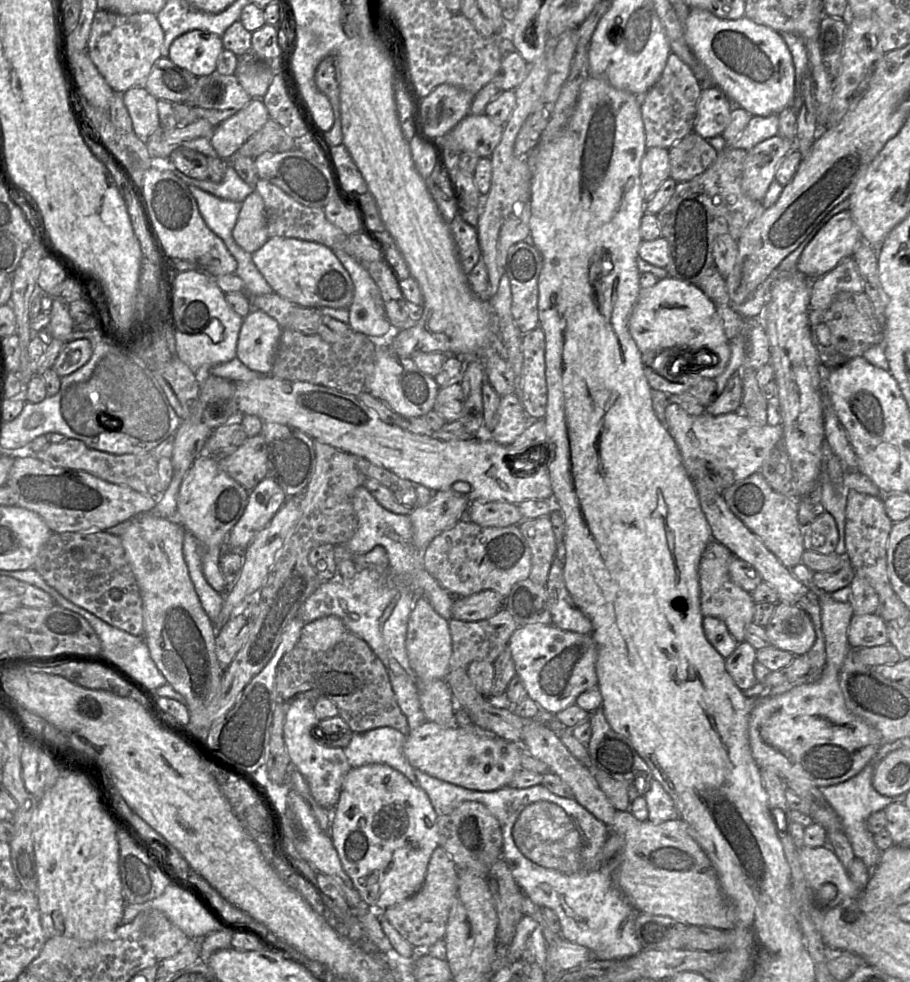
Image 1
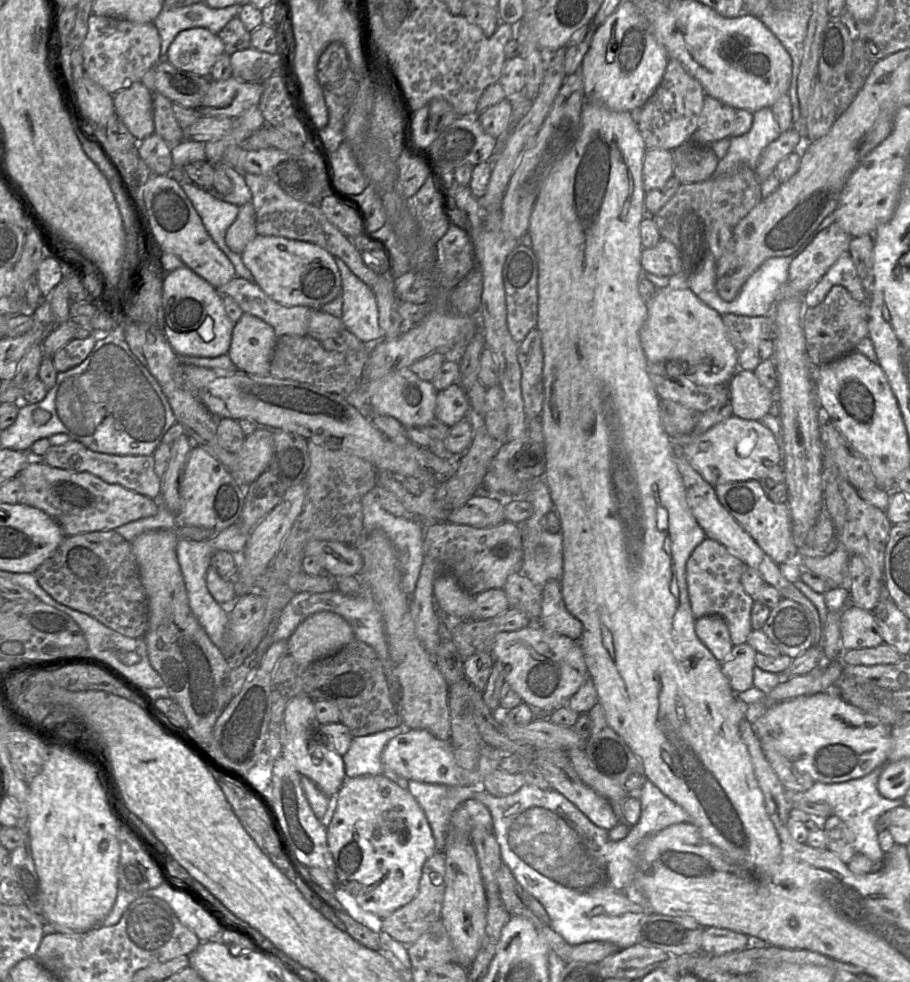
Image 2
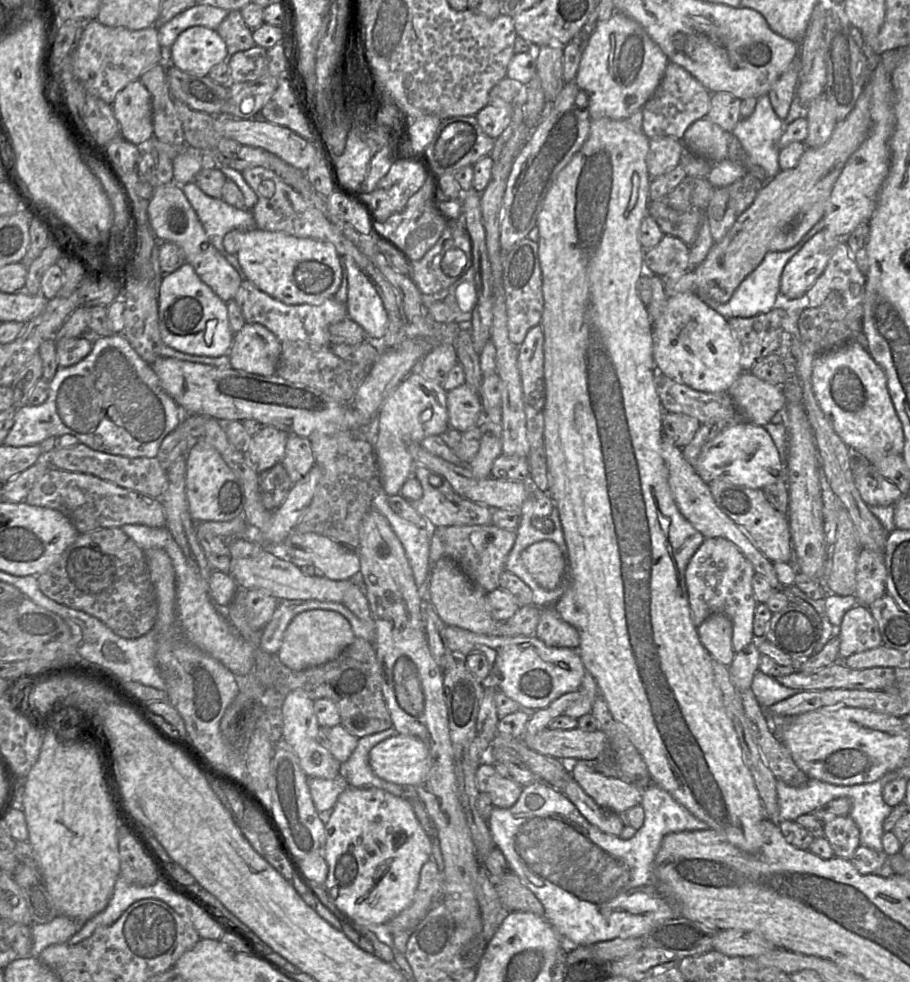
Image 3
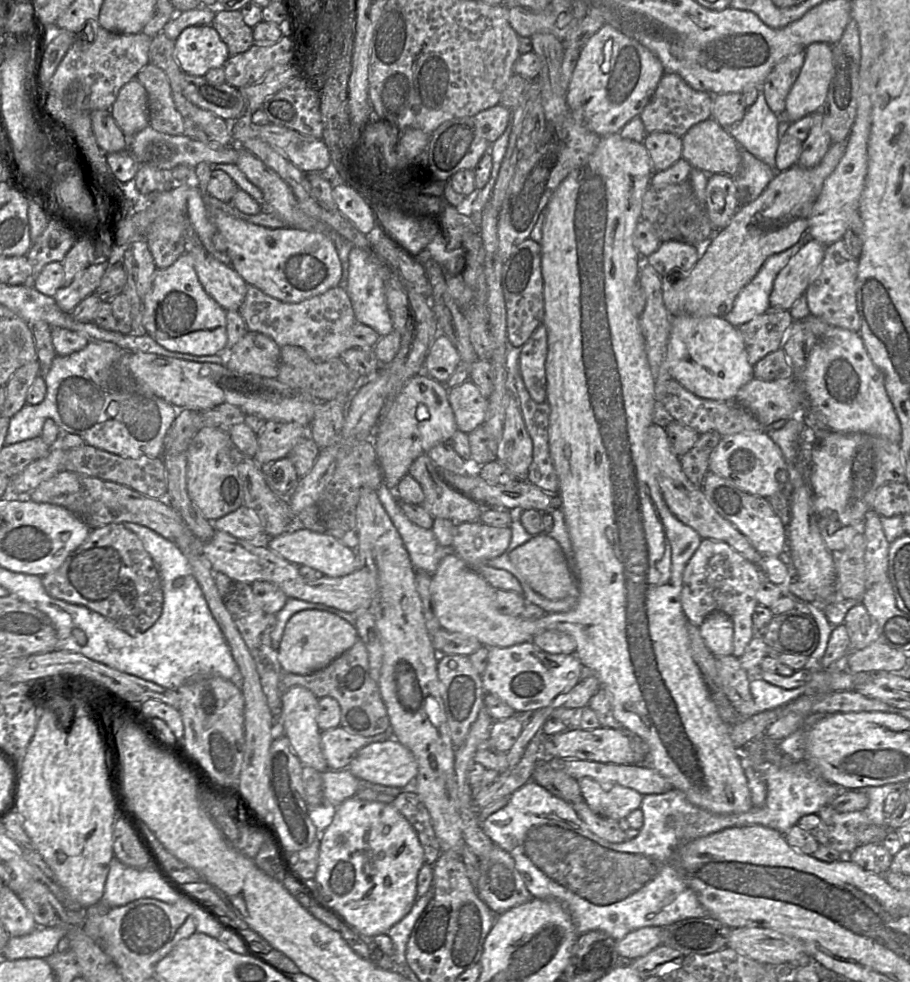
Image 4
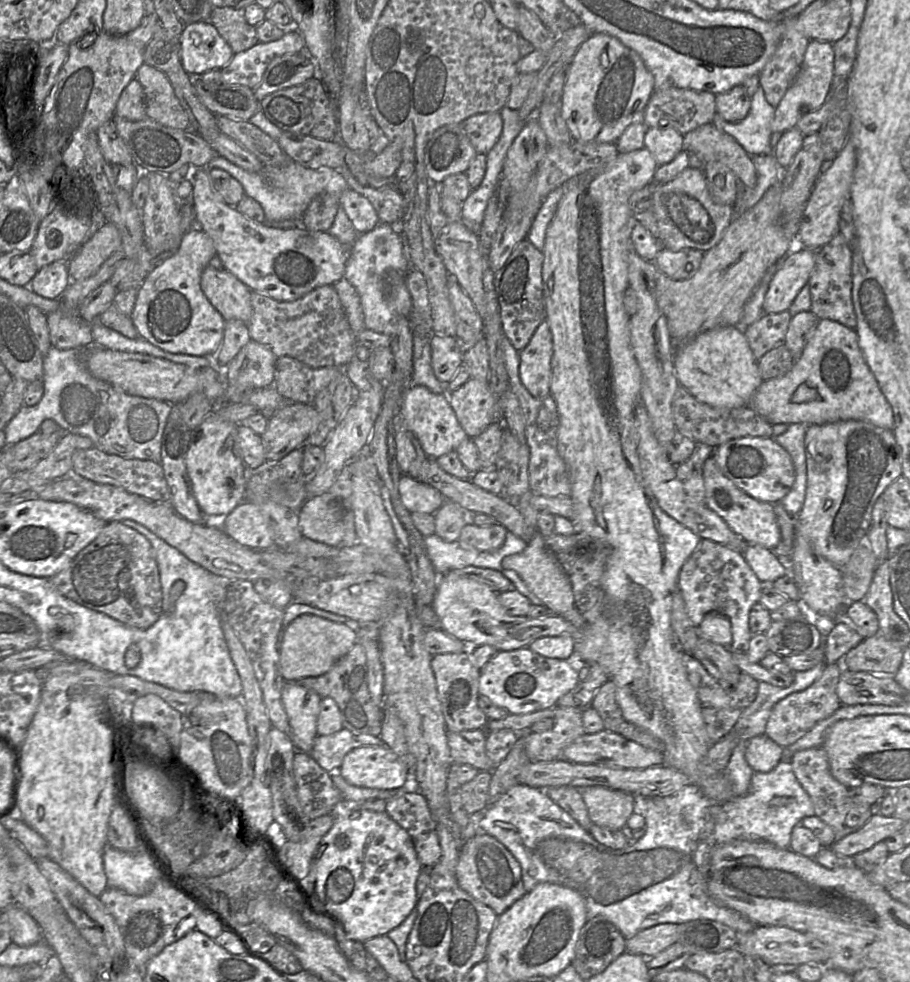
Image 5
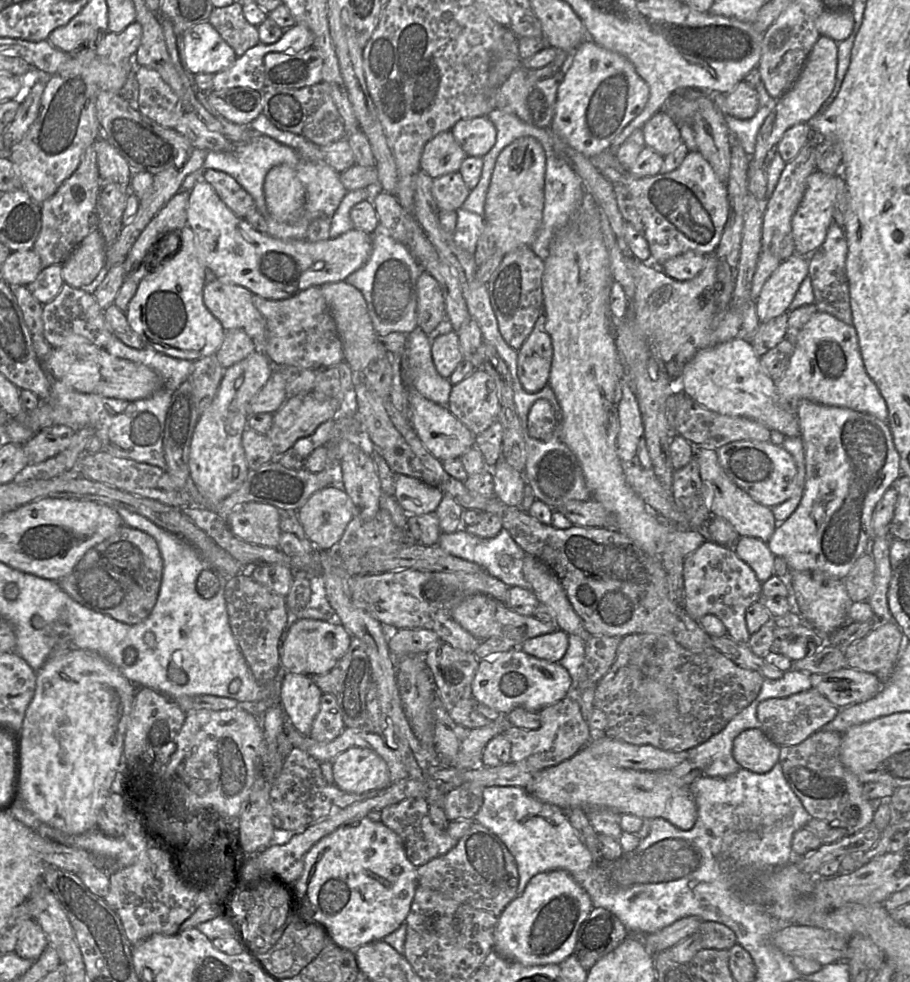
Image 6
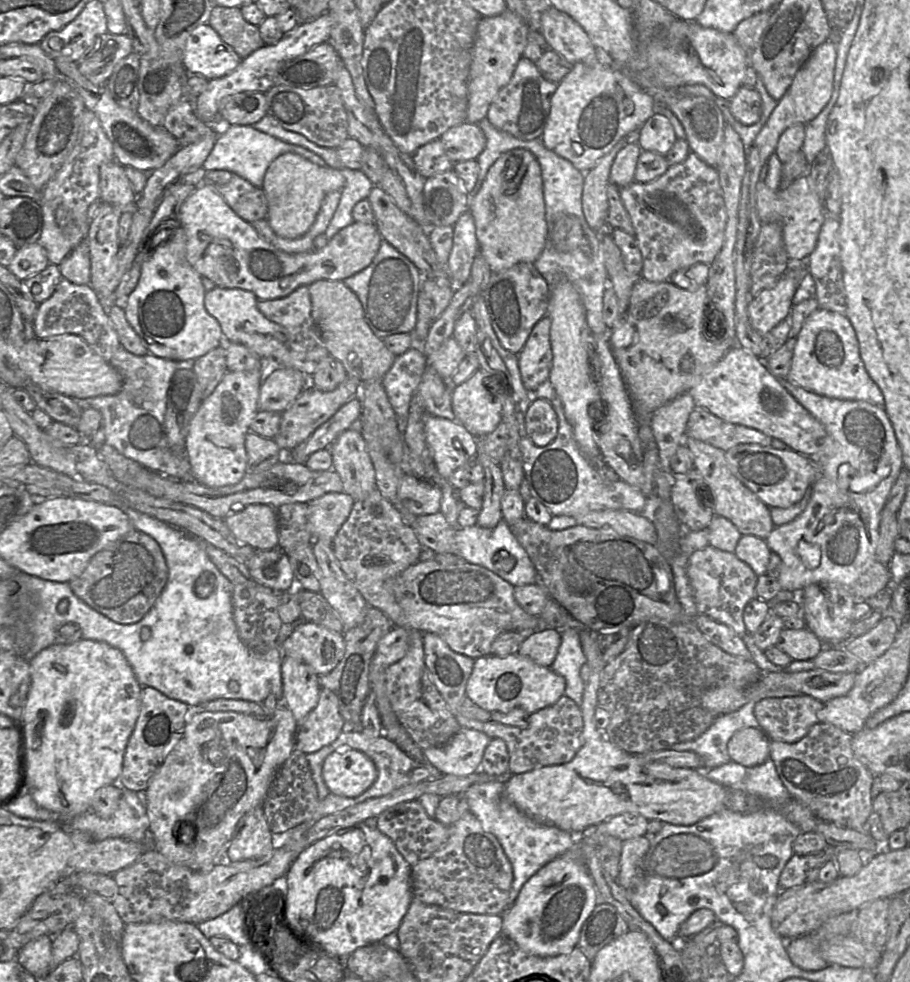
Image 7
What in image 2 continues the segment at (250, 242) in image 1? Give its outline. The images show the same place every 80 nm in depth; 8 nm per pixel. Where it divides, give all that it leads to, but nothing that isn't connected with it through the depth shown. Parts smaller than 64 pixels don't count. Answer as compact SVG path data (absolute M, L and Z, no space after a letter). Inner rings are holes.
M252 201L239 207L236 220L225 235L225 243L236 254L241 255L246 245L257 236L255 211Z

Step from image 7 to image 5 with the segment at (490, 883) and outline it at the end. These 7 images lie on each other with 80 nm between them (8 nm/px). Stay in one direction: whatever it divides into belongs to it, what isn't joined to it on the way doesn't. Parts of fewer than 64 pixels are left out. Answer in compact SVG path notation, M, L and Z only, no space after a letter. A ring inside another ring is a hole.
M477 833L464 841L456 867L456 878L464 891L493 909L498 916L527 893L519 862L498 839L487 833Z

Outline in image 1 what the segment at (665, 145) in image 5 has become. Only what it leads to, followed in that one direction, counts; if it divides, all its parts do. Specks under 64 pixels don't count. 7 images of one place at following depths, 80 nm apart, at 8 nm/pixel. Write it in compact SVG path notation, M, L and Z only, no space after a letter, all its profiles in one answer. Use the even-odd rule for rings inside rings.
M653 147L646 150L641 161L641 187L646 201L654 196L661 184L670 177L669 149Z

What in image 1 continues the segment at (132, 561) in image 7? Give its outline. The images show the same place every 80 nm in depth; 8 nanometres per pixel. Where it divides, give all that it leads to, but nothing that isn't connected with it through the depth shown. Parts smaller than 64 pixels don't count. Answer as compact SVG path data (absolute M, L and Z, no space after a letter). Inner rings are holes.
M53 532L33 567L62 596L107 624L143 636L140 590L120 537L103 532Z

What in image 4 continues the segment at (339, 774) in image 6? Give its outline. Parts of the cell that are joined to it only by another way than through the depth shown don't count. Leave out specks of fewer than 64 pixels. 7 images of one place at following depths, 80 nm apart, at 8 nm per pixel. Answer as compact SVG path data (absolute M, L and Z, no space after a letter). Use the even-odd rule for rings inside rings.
M397 739L372 742L362 747L347 769L358 779L393 787L404 787L418 773L414 755Z

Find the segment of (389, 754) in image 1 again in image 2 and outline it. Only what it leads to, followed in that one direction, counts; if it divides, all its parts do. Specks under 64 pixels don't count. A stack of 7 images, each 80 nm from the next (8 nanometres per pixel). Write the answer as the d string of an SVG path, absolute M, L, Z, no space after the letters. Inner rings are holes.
M402 724L395 728L386 729L366 736L353 737L349 750L343 756L345 765L345 774L347 778L354 778L366 775L384 775L396 782L403 789L408 790L408 784L414 780L404 779L394 772L388 770L382 762L382 753L387 743L395 736L402 732L405 732L405 728Z

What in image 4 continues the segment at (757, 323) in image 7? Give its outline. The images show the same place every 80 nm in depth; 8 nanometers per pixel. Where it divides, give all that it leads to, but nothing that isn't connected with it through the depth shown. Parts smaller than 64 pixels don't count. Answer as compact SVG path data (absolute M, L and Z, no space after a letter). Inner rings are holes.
M811 239L778 273L769 298L770 309L790 310L805 294L824 259L826 245Z

